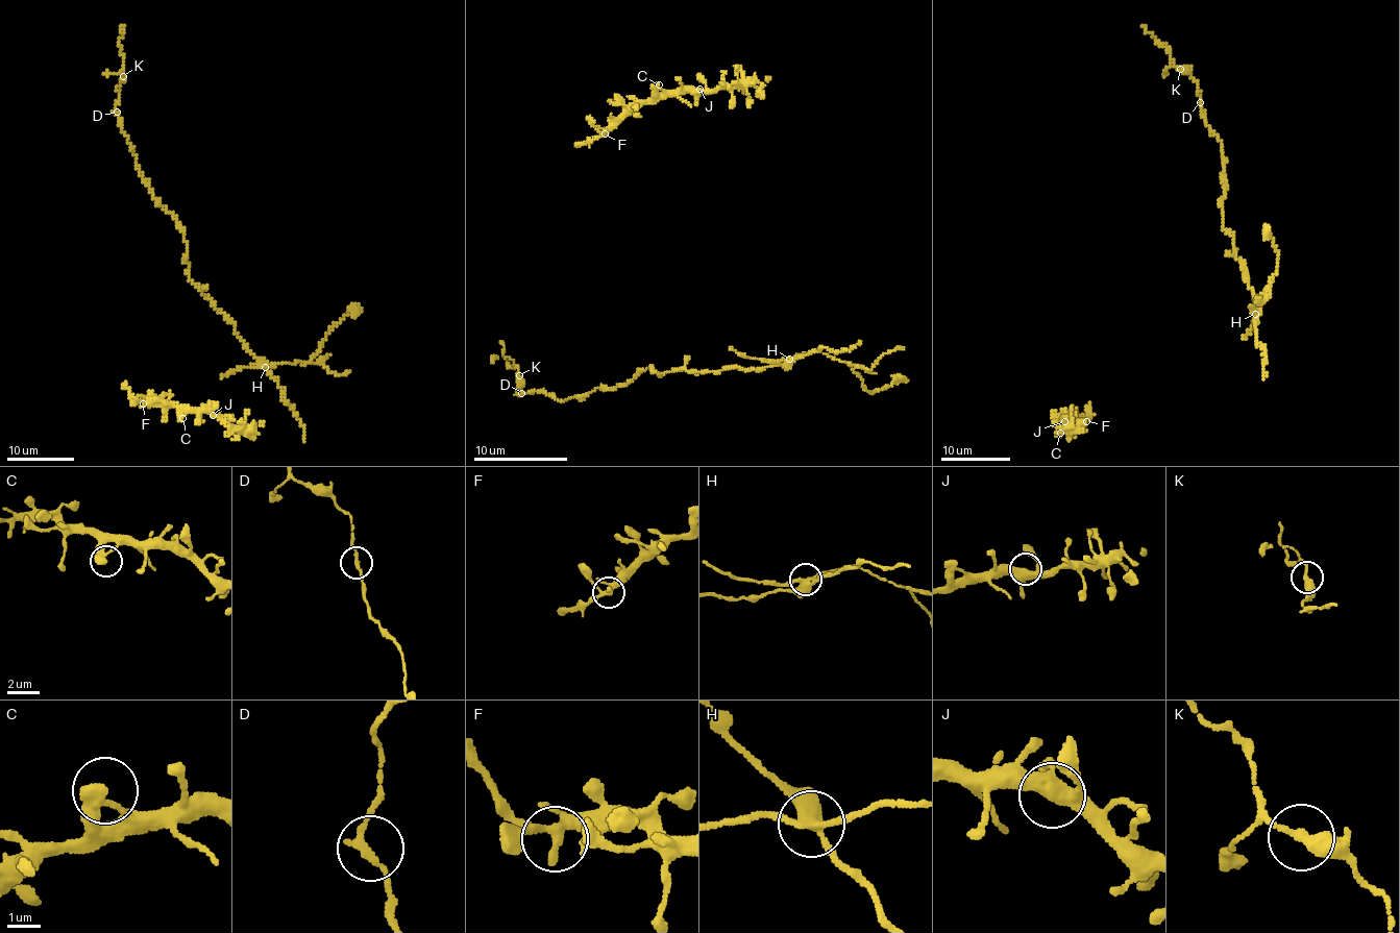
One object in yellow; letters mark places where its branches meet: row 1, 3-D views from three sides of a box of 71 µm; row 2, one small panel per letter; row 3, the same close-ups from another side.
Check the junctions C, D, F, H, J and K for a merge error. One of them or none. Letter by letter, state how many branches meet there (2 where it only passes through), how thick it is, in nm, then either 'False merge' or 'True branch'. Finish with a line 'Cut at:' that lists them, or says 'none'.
C: Branches: 2. Thickness 320 nm. True branch
D: Branches: 2. Thickness 240 nm. True branch
F: Branches: 4. Thickness 280 nm. True branch
H: Branches: 4. Thickness 320 nm. False merge
J: Branches: 4. Thickness 420 nm. True branch
K: Branches: 2. Thickness 360 nm. True branch
Cut at: H

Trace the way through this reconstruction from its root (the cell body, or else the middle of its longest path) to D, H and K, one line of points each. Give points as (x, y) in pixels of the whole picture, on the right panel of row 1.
D: (1249, 288), (1234, 237), (1224, 227), (1221, 141), (1207, 125), (1200, 102)
H: (1249, 288), (1257, 312), (1254, 314)
K: (1249, 288), (1234, 237), (1224, 227), (1221, 141), (1207, 125), (1198, 83), (1180, 69)

